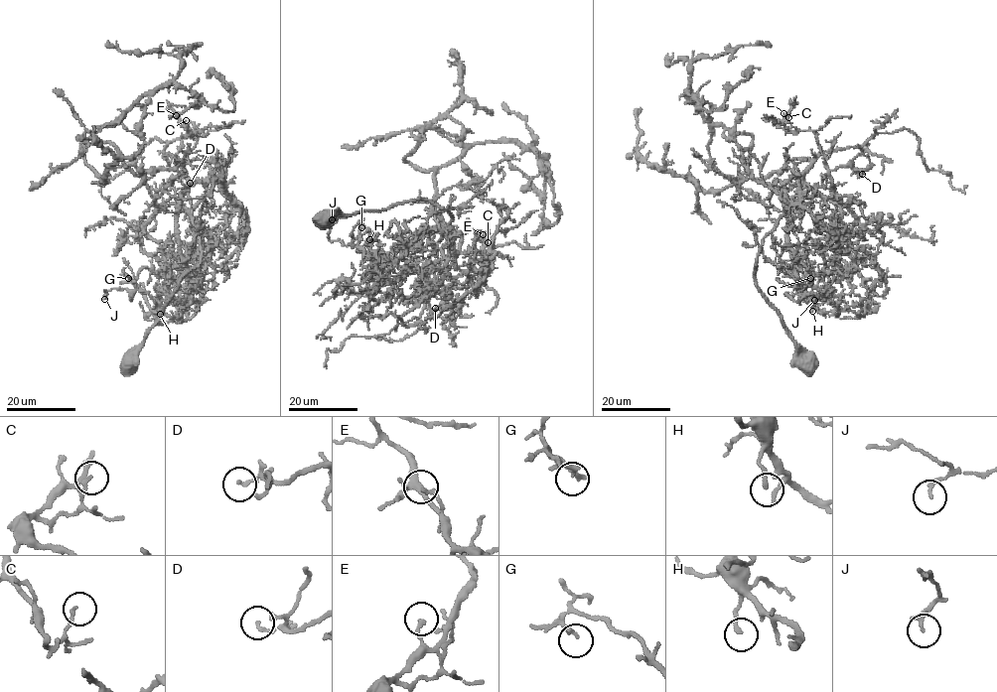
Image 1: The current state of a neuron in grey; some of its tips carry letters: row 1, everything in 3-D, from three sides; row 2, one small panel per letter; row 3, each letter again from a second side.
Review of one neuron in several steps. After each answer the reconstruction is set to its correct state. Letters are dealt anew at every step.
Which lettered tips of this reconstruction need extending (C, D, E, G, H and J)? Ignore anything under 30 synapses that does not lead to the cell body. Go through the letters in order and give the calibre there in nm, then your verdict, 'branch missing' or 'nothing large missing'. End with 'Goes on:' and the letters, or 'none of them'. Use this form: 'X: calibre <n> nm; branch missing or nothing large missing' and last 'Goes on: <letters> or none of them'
C: calibre 160 nm; nothing large missing
D: calibre 140 nm; nothing large missing
E: calibre 140 nm; nothing large missing
G: calibre 160 nm; nothing large missing
H: calibre 160 nm; nothing large missing
J: calibre 170 nm; nothing large missing
Goes on: none of them

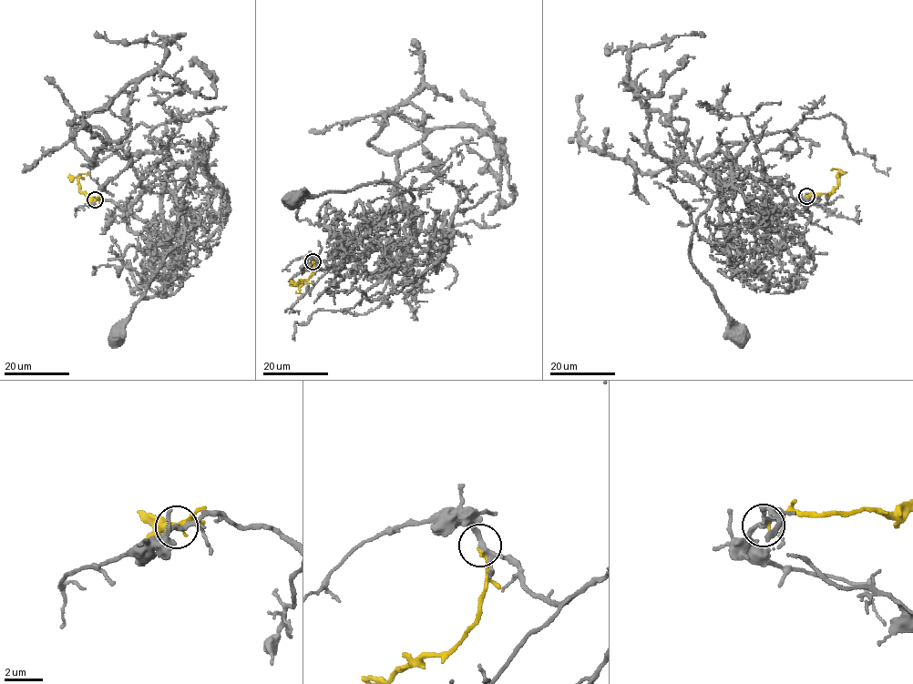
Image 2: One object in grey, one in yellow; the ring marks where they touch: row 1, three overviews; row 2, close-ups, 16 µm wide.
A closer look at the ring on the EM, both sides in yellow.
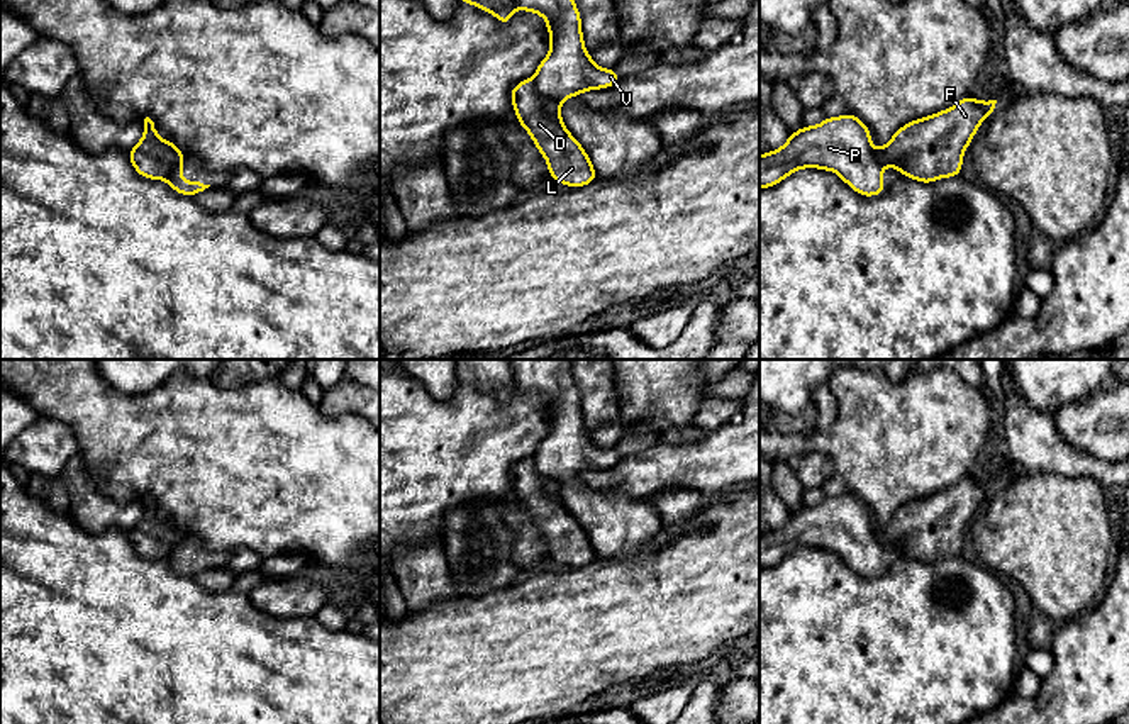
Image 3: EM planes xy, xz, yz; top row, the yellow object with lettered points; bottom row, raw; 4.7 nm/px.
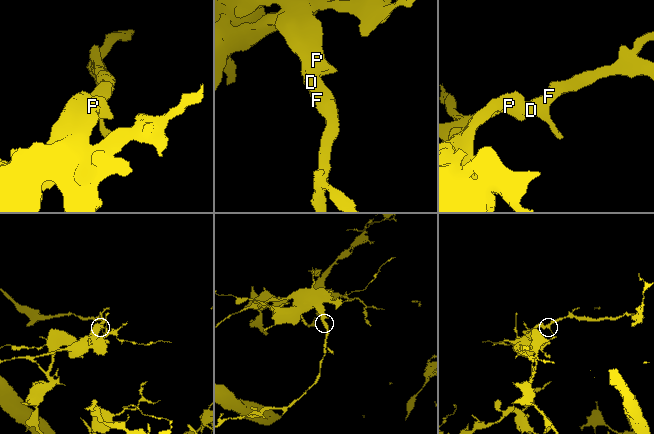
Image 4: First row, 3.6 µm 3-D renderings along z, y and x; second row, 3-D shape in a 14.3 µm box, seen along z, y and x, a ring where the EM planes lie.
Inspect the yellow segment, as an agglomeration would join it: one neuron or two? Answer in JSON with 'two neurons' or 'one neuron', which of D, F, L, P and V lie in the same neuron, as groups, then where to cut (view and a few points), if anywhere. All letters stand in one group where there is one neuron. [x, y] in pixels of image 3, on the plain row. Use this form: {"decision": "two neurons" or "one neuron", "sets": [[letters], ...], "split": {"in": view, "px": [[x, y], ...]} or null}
{"decision": "two neurons", "sets": [["D", "F", "L"], ["P", "V"]], "split": {"in": "xz", "px": [[533, 458], [534, 467], [543, 475], [560, 482]]}}

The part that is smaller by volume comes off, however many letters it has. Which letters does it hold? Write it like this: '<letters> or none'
P, V

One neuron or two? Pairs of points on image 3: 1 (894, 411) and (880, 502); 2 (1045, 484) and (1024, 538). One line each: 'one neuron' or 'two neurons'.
1: one neuron
2: one neuron

